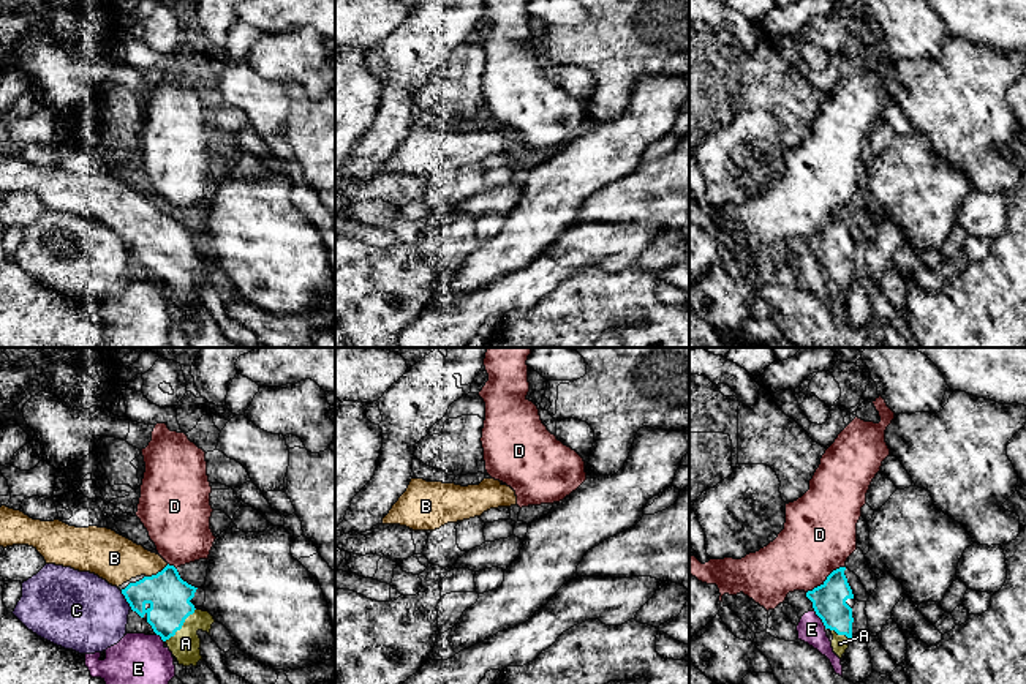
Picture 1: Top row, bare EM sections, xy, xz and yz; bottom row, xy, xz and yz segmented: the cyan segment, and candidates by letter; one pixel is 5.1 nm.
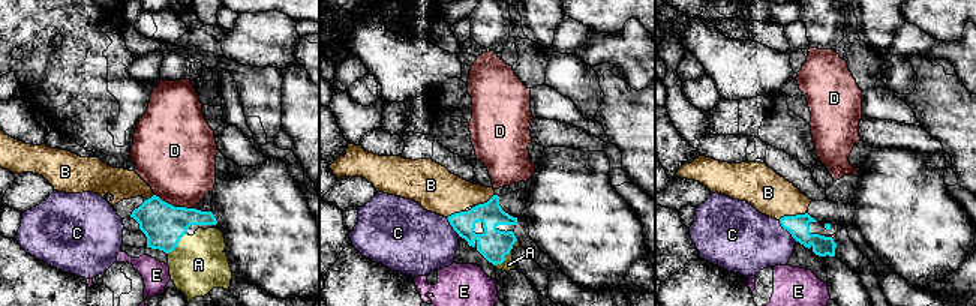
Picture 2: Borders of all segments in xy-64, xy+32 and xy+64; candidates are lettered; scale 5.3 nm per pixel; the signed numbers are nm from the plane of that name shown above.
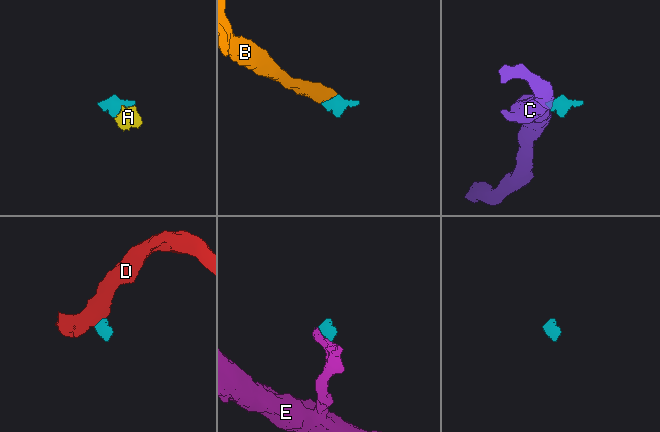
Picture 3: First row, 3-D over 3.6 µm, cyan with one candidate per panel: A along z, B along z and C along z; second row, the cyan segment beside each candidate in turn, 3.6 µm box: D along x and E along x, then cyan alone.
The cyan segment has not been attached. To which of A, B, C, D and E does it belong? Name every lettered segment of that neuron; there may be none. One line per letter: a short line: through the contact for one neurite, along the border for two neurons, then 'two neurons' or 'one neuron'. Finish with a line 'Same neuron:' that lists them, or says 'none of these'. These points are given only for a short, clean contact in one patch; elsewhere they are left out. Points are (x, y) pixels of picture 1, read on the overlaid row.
A: line xy (168, 594), (171, 613), (182, 624), (182, 640), (185, 643); one neuron
B: line xy (168, 594), (162, 586), (158, 572), (147, 563), (114, 558); one neuron
C: line xy (120, 591), (132, 608); two neurons
D: line yz (843, 566), (837, 567), (807, 593); two neurons
E: line yz (814, 610), (826, 627); two neurons
Same neuron: A, B

